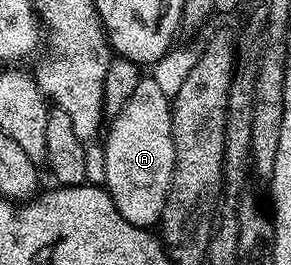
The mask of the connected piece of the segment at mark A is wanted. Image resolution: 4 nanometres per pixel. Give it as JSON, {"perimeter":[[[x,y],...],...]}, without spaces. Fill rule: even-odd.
{"perimeter":[[[150,74],[132,88],[116,117],[107,125],[104,140],[103,187],[110,194],[118,214],[139,228],[159,225],[172,181],[174,144],[172,142],[172,105]]]}

